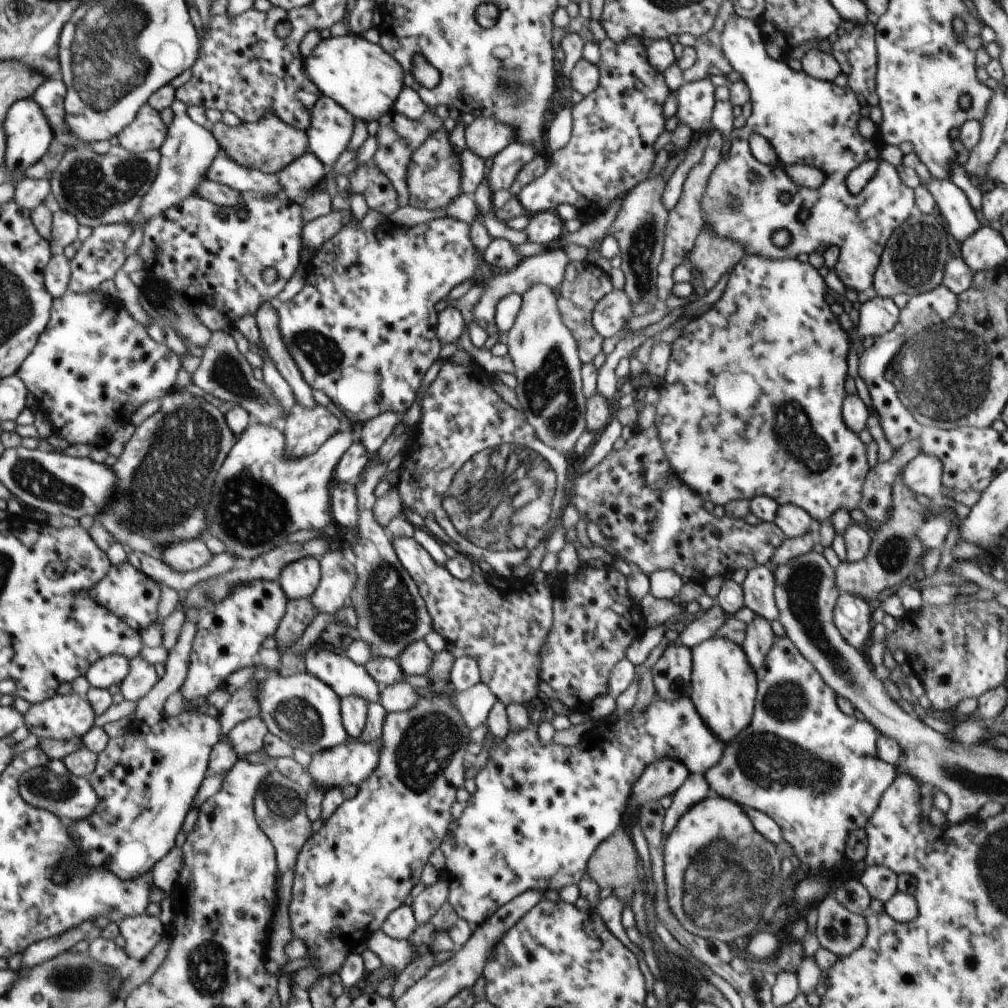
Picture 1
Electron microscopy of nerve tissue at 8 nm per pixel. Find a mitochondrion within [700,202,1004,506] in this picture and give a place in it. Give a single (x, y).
(944, 382)

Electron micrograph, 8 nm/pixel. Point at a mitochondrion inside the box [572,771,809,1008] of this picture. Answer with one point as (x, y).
(731, 879)

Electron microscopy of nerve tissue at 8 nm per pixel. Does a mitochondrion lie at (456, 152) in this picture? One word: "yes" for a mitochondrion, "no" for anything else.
no

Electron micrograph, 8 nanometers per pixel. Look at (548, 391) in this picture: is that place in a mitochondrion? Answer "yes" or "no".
yes

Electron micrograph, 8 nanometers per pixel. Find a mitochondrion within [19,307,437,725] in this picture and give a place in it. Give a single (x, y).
(183, 455)

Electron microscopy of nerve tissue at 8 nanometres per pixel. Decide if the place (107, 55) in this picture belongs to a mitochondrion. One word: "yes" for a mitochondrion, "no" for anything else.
yes

